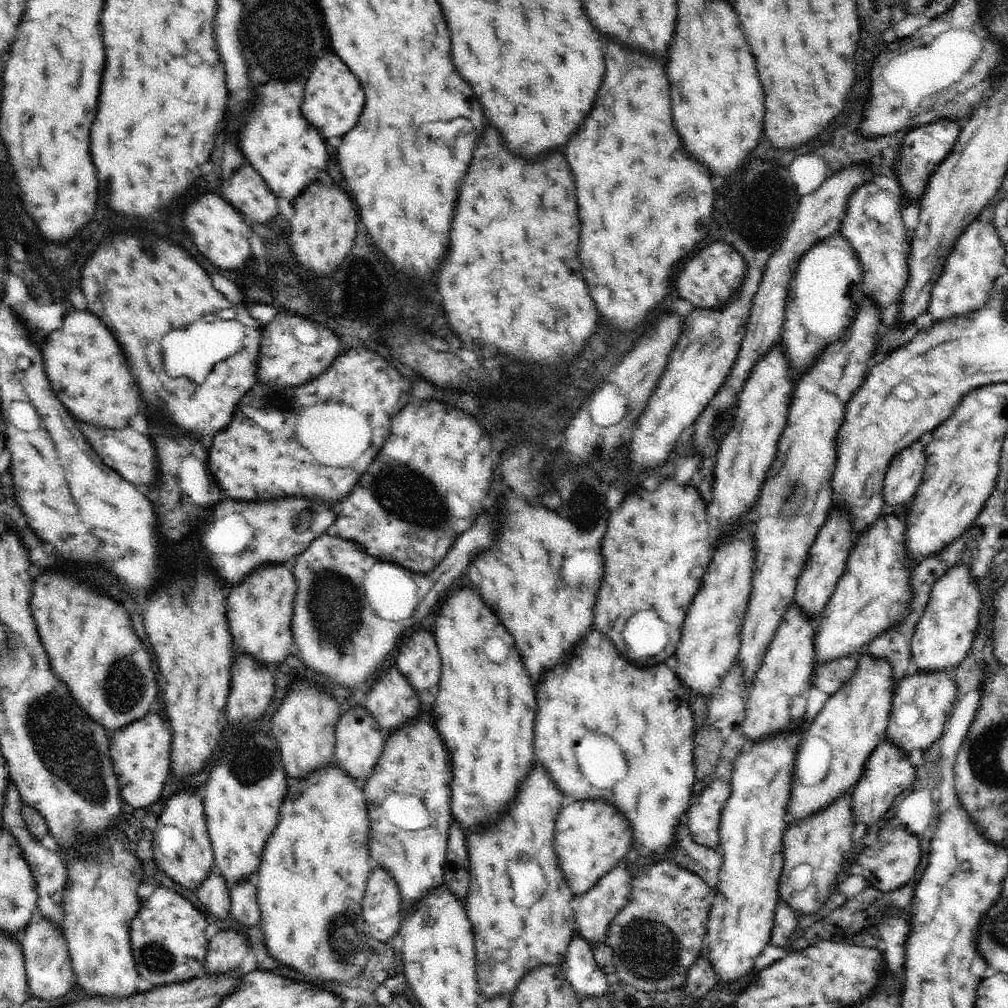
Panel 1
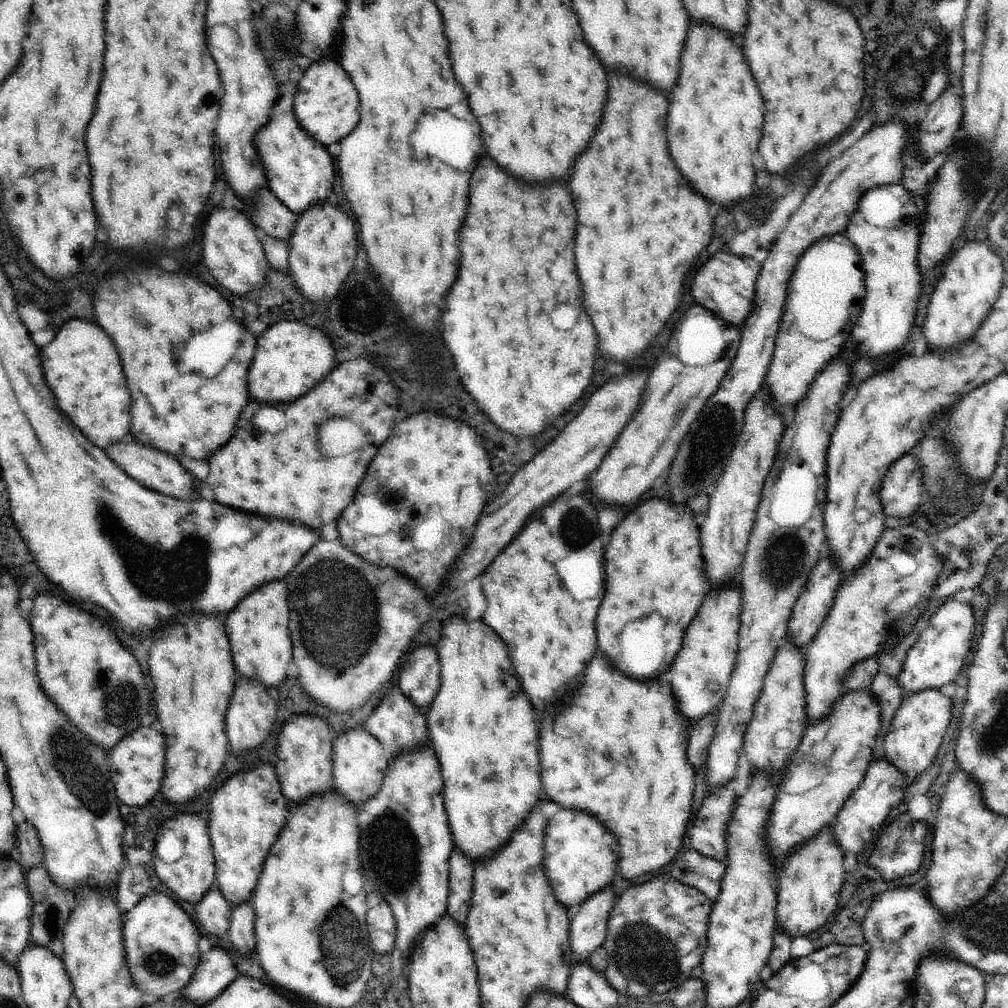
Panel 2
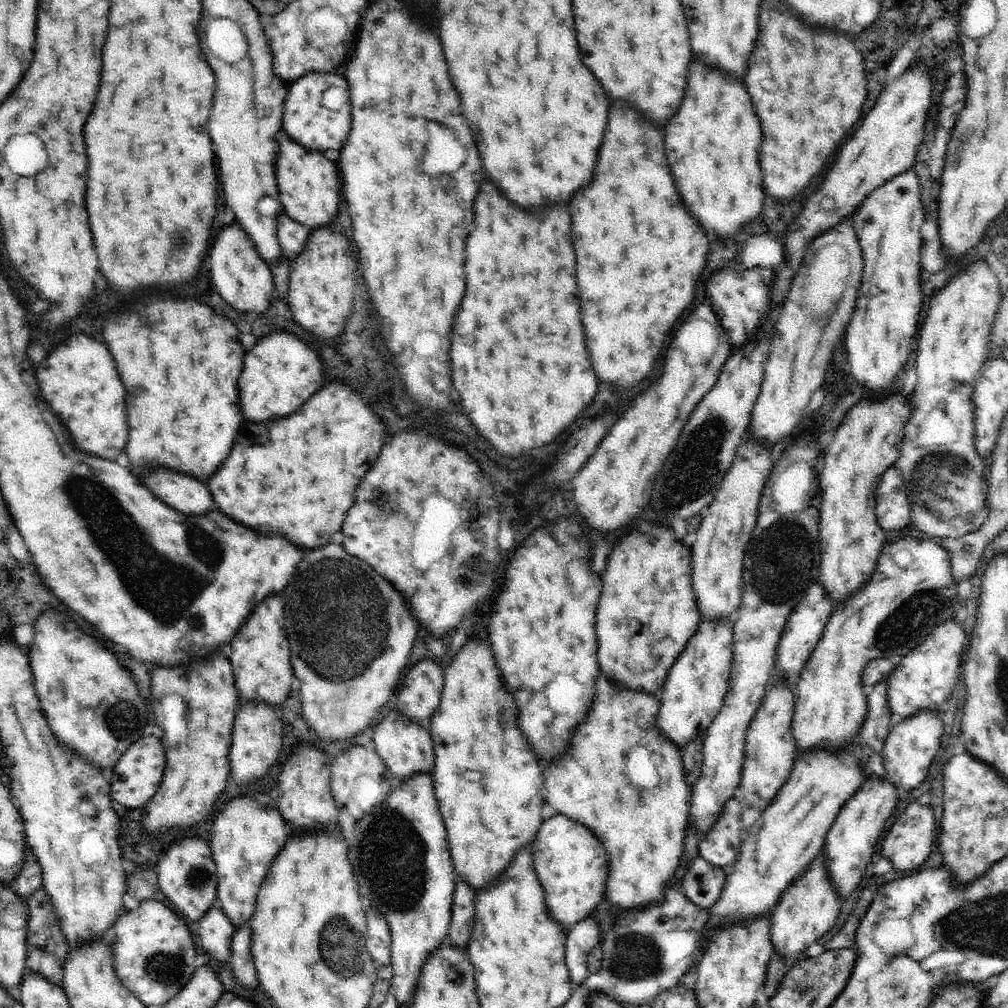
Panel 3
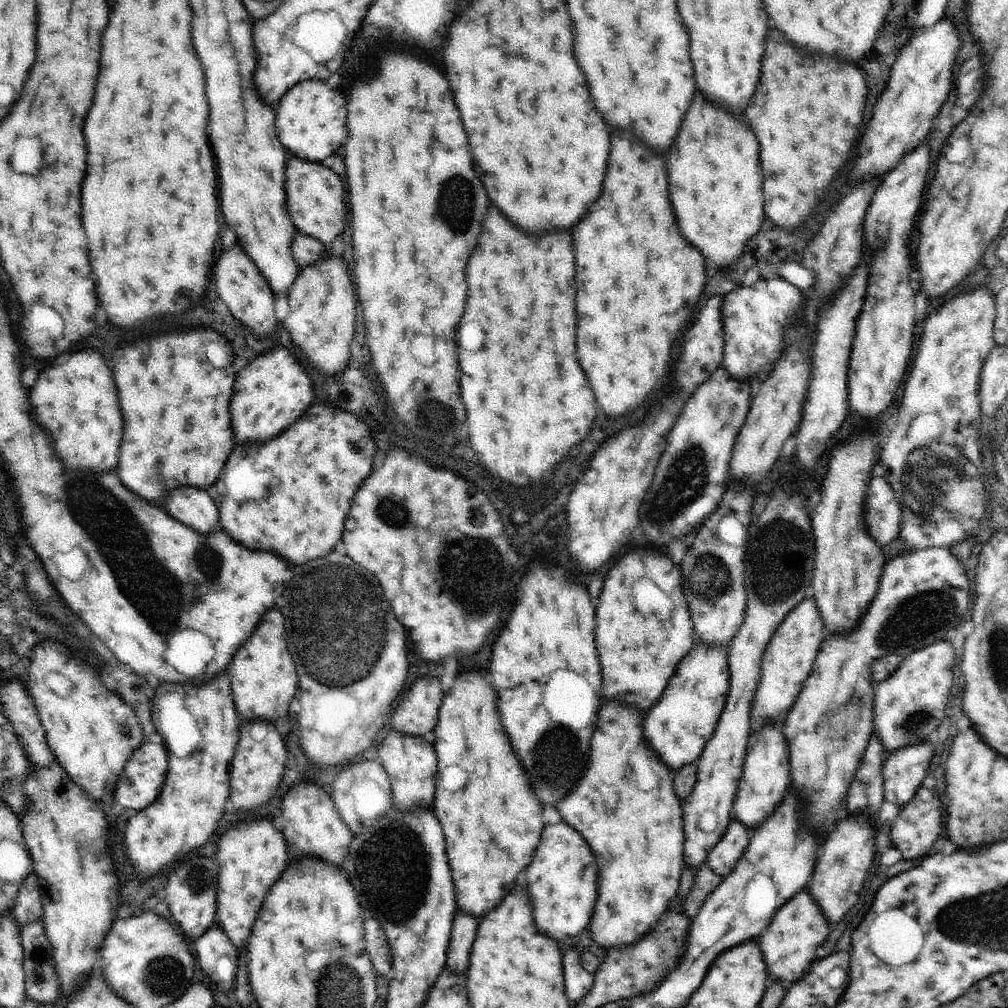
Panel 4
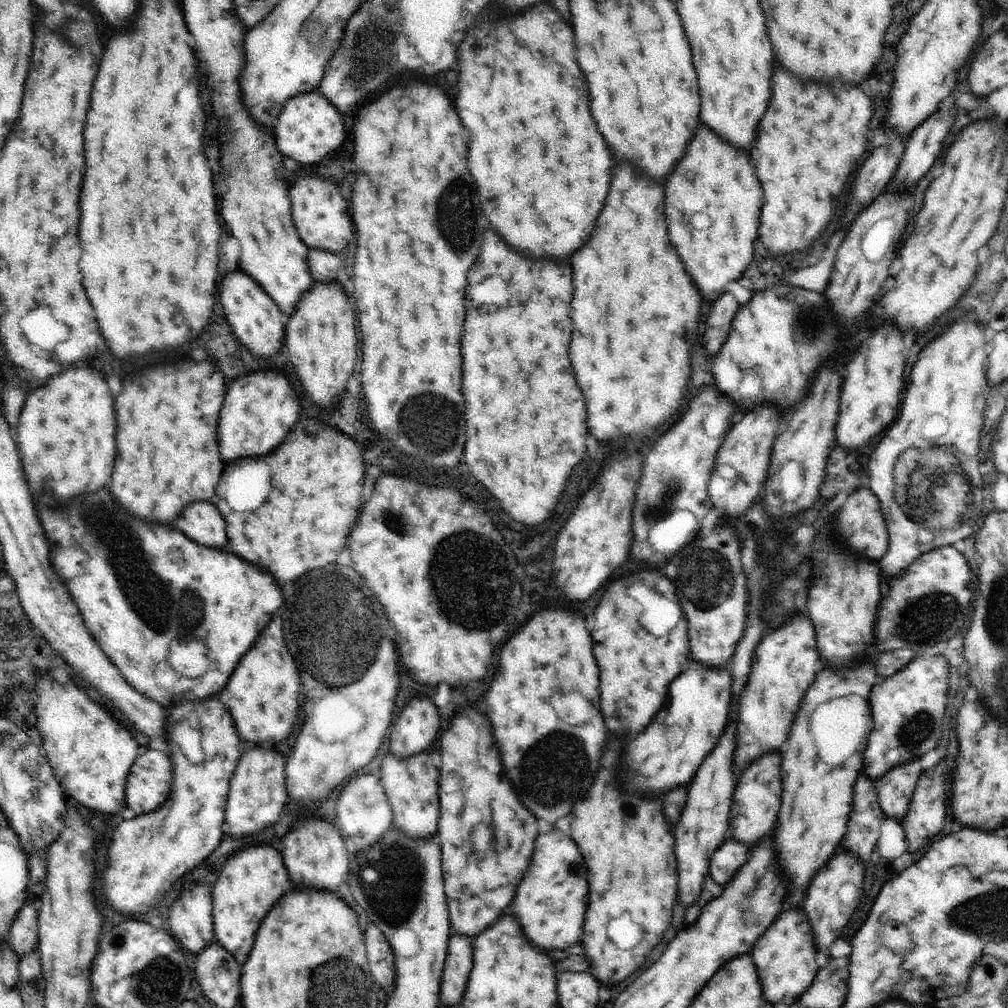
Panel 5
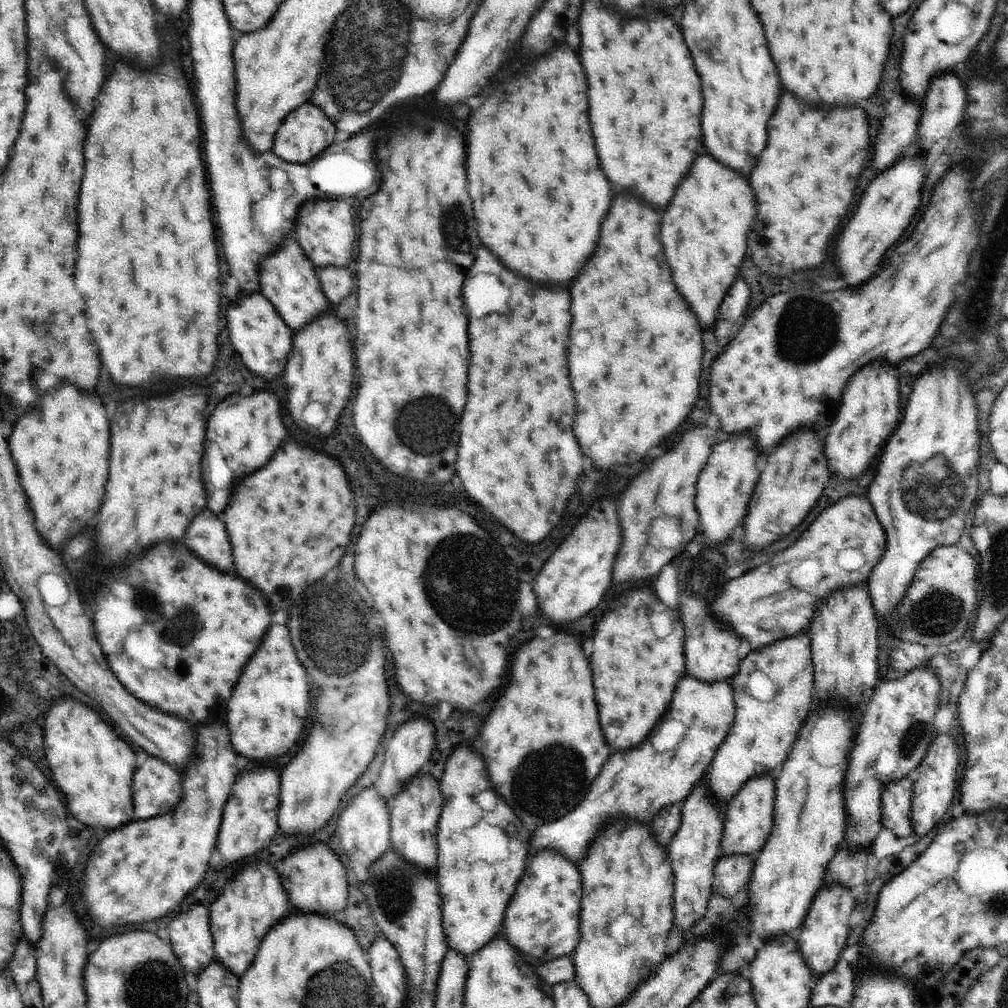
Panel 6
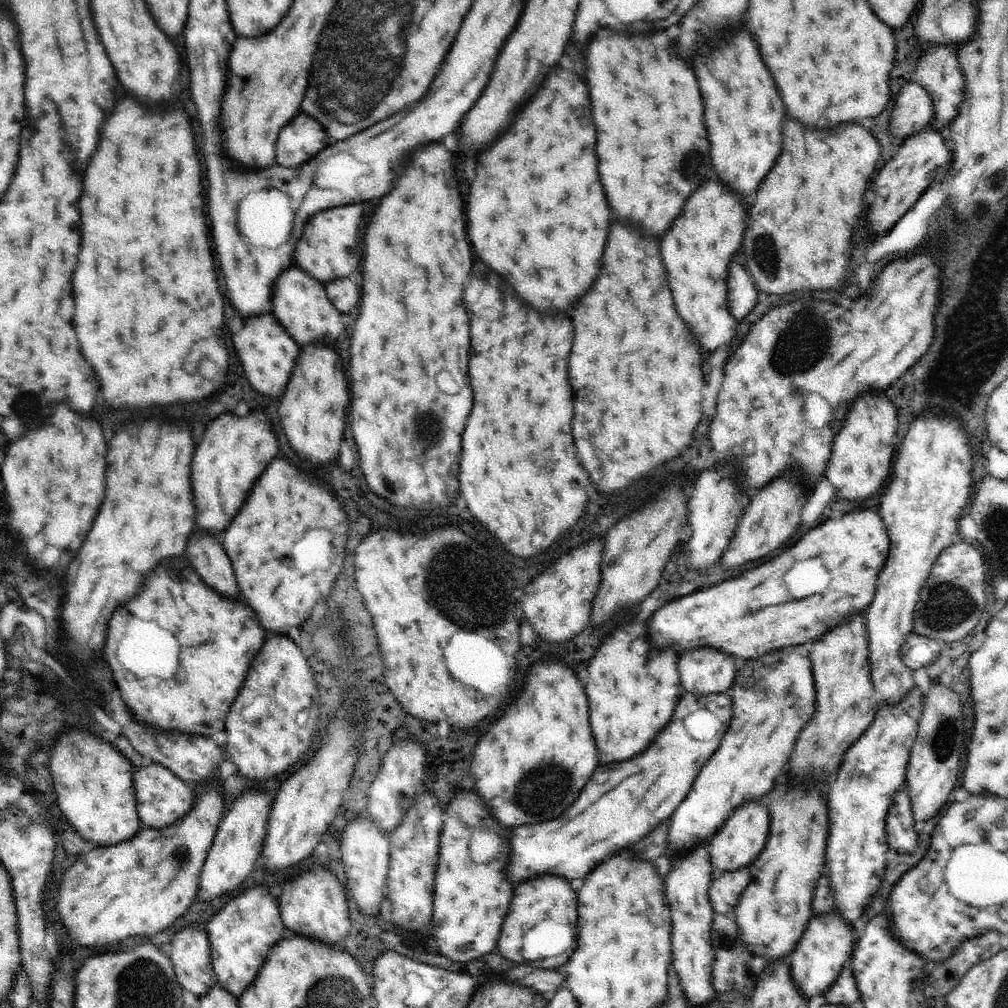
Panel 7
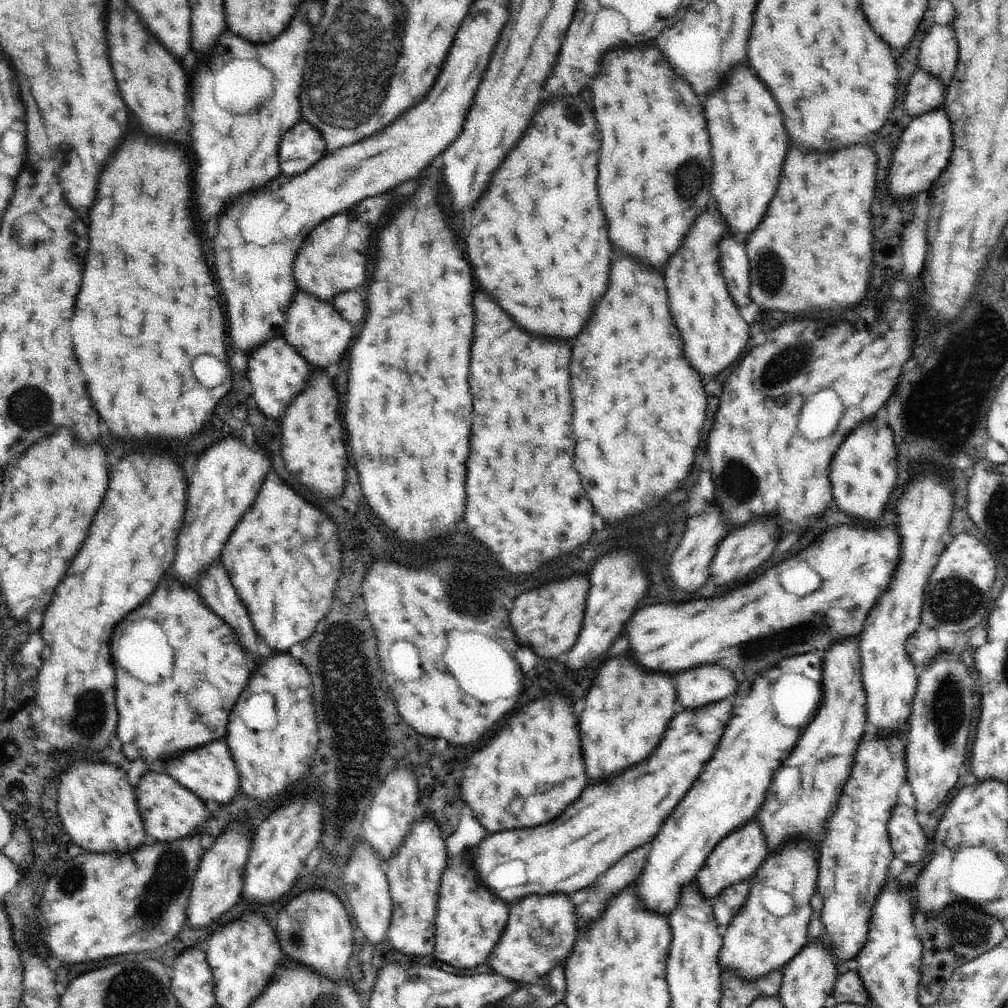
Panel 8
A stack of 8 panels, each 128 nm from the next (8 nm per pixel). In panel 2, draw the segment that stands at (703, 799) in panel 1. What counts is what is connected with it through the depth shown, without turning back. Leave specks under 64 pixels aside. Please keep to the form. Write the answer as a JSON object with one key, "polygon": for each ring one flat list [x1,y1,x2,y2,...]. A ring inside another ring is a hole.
{"polygon":[[730,788,714,790,698,810,698,826,688,828,688,844,700,854,722,862,726,858,728,822,736,804,736,794]]}

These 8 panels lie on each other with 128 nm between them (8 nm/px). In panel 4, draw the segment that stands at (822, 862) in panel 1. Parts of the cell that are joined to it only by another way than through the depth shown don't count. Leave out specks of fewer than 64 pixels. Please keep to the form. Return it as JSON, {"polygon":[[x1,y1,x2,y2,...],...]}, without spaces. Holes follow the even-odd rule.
{"polygon":[[804,890,796,894,796,898,788,900,768,926,768,930,760,936,760,950,764,954,770,979,780,982,798,982,810,970,812,961,816,959,815,952,822,945,832,928,826,922,822,908,816,908,810,894]]}

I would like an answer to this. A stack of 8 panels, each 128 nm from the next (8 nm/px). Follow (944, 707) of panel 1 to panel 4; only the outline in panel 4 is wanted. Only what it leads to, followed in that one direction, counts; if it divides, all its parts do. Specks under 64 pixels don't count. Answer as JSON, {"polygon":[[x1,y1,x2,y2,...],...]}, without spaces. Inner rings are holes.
{"polygon":[[928,739,885,755,883,786,886,802,894,802,903,807,923,786,926,772,934,758,934,751]]}

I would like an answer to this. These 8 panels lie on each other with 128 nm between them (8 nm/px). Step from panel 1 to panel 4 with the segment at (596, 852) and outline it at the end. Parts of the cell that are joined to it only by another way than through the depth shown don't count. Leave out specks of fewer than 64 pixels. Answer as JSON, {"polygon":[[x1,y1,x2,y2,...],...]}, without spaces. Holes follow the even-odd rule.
{"polygon":[[566,822,544,826,540,846,526,872,526,888,540,934,564,940,580,934,588,926,598,898,598,866,588,844]]}

